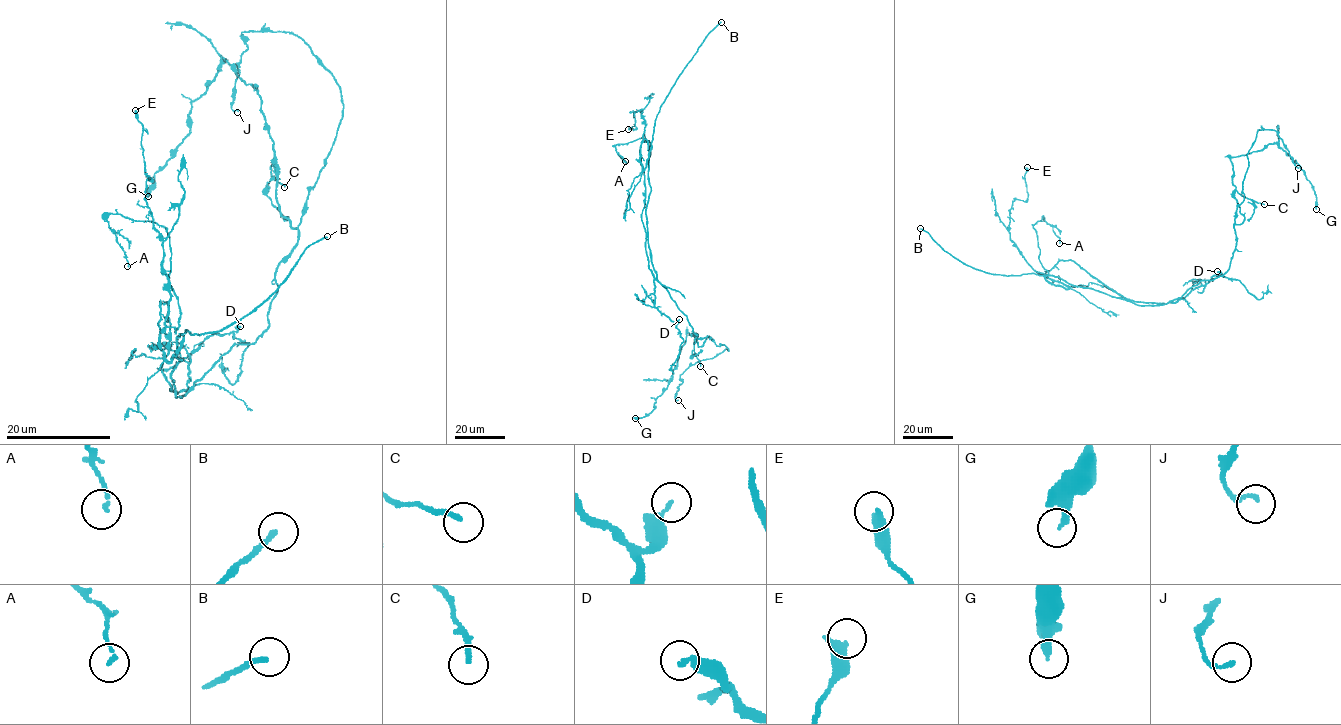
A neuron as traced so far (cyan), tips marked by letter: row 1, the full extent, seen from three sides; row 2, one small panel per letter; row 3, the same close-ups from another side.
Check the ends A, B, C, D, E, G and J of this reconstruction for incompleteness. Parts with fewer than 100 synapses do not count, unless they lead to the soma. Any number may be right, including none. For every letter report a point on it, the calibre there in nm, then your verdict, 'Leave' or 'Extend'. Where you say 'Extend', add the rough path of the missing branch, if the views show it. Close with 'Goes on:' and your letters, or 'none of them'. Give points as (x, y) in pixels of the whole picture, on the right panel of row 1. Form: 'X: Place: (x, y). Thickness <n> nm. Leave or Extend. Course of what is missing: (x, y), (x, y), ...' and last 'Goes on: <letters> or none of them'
A: Place: (1059, 243). Thickness 130 nm. Leave
B: Place: (920, 228). Thickness 180 nm. Extend. Course of what is missing: (920, 228), (904, 221)
C: Place: (1264, 204). Thickness 180 nm. Leave
D: Place: (1217, 271). Thickness 320 nm. Leave
E: Place: (1027, 167). Thickness 440 nm. Leave
G: Place: (1316, 209). Thickness 300 nm. Leave
J: Place: (1298, 168). Thickness 150 nm. Leave
Goes on: B

